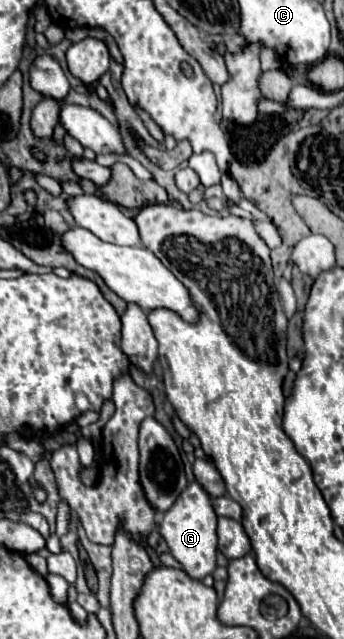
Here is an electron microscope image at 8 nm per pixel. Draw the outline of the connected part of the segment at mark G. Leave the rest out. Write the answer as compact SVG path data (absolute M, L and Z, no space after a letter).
M196 481L190 483L180 493L176 503L162 515L162 519L158 517L158 531L162 533L164 541L168 543L172 555L180 561L180 565L192 579L204 579L217 567L218 537L216 530L217 515L212 507L212 499Z

